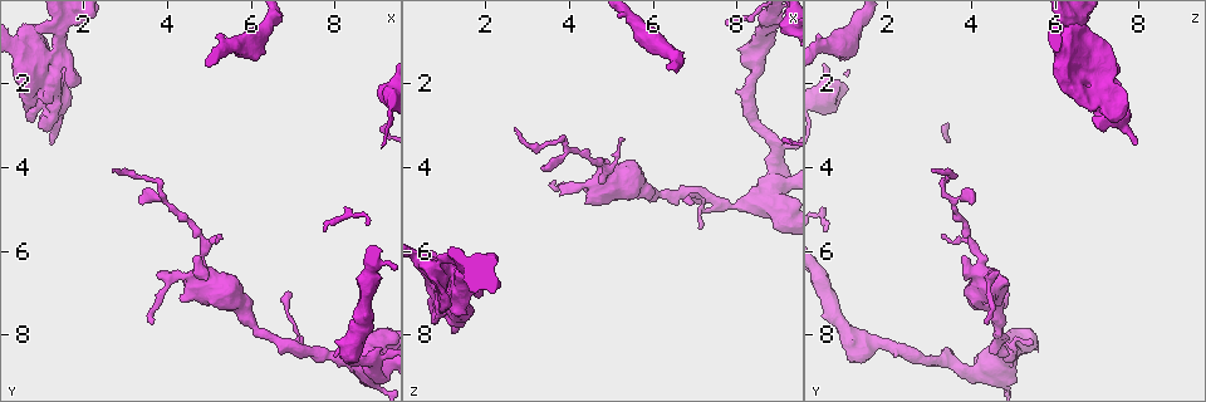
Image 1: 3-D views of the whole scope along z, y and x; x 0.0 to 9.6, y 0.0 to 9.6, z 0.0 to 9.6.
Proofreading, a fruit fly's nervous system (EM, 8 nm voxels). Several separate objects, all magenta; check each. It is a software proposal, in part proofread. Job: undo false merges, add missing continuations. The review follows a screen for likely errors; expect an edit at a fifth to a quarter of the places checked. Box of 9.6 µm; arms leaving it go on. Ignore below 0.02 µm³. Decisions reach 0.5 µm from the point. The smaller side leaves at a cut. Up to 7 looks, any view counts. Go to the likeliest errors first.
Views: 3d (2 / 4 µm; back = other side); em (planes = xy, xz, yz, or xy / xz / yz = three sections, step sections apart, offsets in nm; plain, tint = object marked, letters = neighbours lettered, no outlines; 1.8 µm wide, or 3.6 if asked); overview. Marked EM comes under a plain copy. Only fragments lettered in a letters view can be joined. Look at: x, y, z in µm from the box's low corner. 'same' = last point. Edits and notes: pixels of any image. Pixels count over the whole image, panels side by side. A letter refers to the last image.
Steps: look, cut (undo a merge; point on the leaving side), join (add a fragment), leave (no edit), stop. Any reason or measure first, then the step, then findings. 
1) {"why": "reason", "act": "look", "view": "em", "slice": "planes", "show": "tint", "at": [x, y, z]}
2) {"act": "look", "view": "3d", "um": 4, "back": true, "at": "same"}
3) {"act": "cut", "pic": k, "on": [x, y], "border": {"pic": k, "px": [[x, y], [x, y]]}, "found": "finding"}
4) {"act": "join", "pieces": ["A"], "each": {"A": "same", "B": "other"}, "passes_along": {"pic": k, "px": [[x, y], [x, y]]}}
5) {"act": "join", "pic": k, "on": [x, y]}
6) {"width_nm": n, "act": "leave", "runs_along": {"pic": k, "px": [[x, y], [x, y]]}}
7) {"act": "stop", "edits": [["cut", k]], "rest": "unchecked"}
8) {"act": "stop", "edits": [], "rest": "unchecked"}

{"why": "sharp bend", "act": "look", "view": "em", "slice": "planes", "show": "tint", "at": [9.00, 8.75, 4.30]}

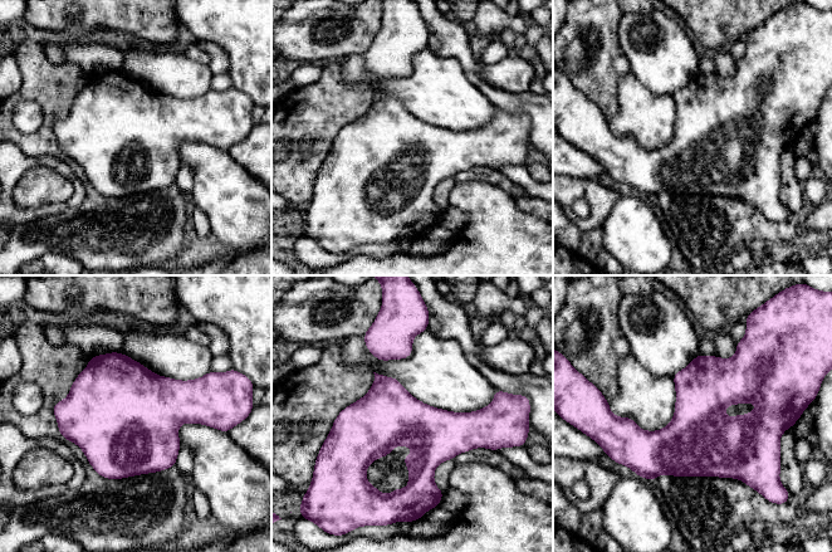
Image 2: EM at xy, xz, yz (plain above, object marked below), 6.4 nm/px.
{"act": "look", "view": "em", "slice": "planes", "show": "letters", "at": "same"}

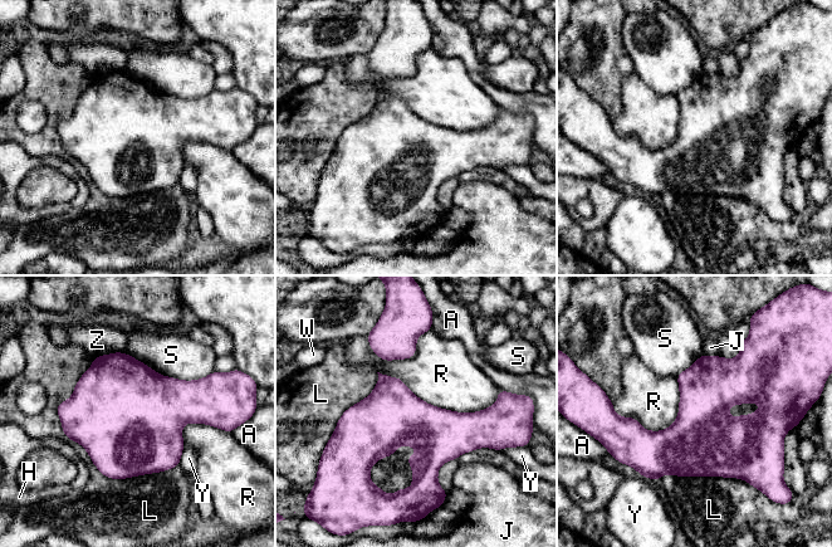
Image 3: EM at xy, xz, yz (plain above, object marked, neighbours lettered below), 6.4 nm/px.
{"width_nm": 400, "longest_contact_nm": ["R", 800], "act": "leave", "each": {"A": "other", "H": "other", "J": "other", "L": "other", "R": "other", "S": "other", "W": "other", "Y": "other", "Z": "other"}, "found": "continuous, no second cell"}

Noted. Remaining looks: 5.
{"why": "four or more arms meet", "act": "look", "view": "3d", "um": 4, "back": true, "at": [1.25, 1.35, 6.65]}

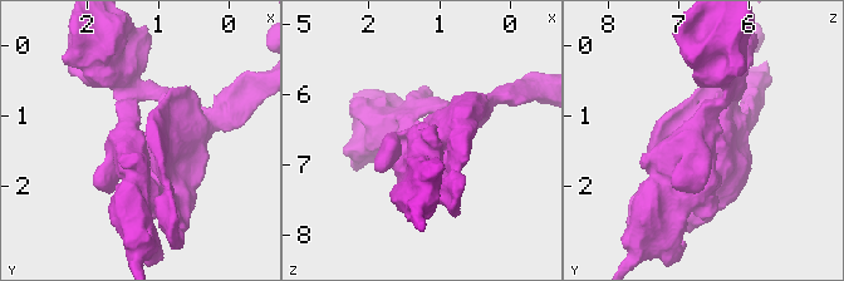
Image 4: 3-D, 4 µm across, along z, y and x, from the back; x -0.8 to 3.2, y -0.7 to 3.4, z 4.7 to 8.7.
{"act": "look", "view": "em", "um": 3.6, "slice": "planes", "show": "tint", "at": [1.20, 1.40, 6.60]}

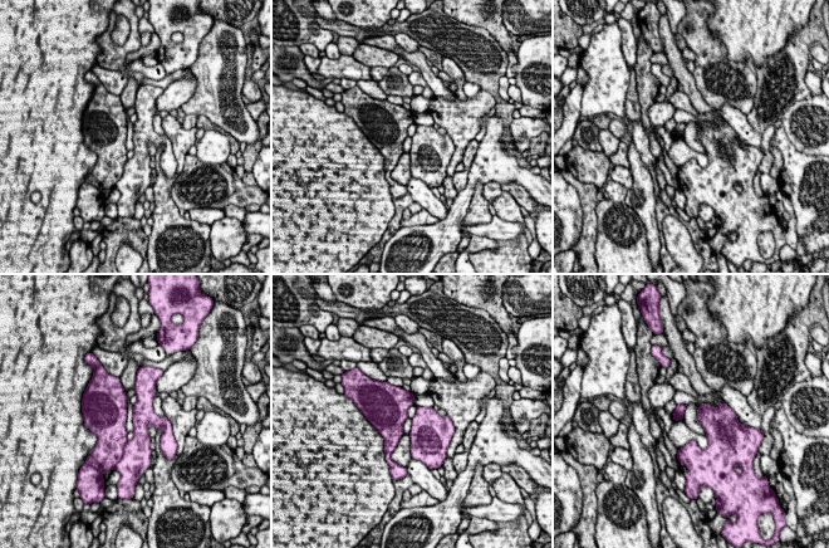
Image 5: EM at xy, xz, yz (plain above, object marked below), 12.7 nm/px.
{"why": "what lies round it", "act": "look", "view": "em", "um": 3.6, "slice": "planes", "show": "letters", "at": "same"}

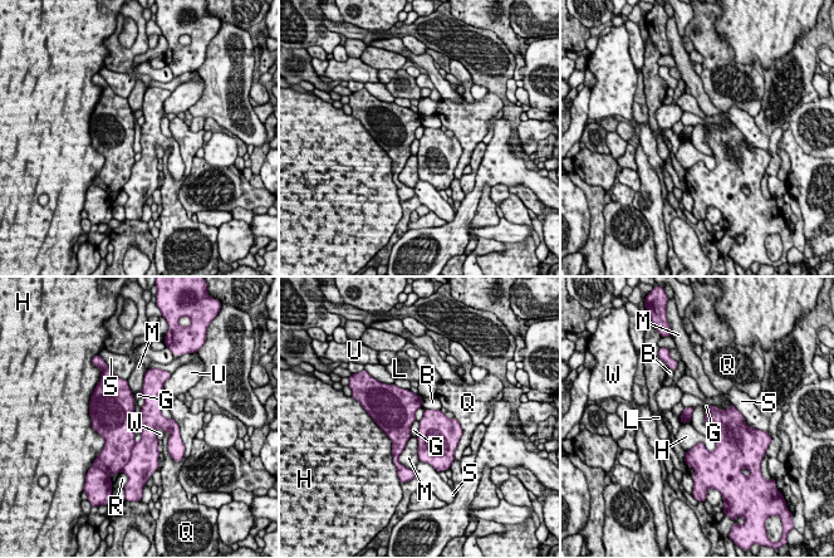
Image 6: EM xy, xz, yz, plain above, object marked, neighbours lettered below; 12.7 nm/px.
{"longest_contact_nm": ["H", 420], "act": "cut", "pic": 6, "on": [119, 437], "each": {"B": "other", "G": "other", "H": "other", "L": "other", "M": "other", "Q": "other", "R": "other", "S": "other", "U": "other", "W": "other"}, "border": {"pic": 6, "px": [[136, 444], [128, 460]]}, "found": "a second cell is stuck on"}

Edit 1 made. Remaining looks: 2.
{"why": "branch stops here", "act": "look", "view": "em", "slice": "xz", "step": 16, "show": "letters", "at": [1.30, 3.40, 7.90]}

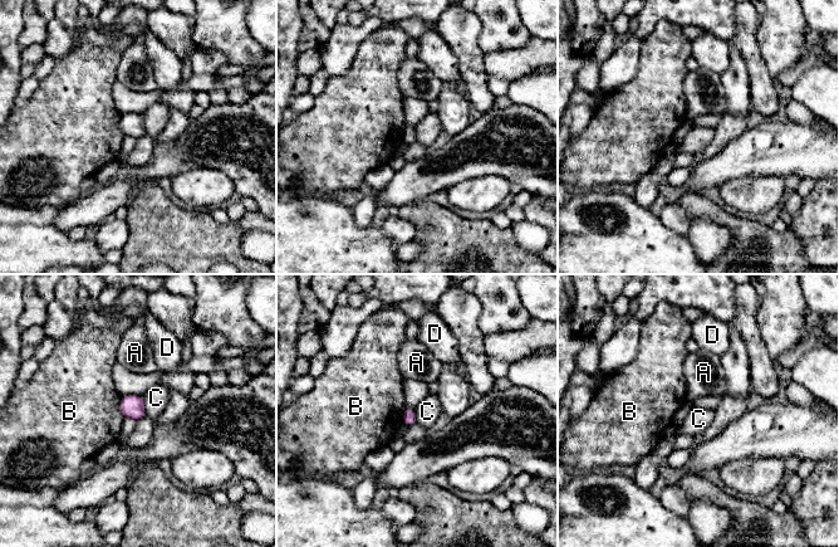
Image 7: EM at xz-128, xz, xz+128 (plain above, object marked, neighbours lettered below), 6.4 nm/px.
{"why": "cut it another way", "act": "look", "view": "em", "slice": "planes", "show": "letters", "at": "same"}

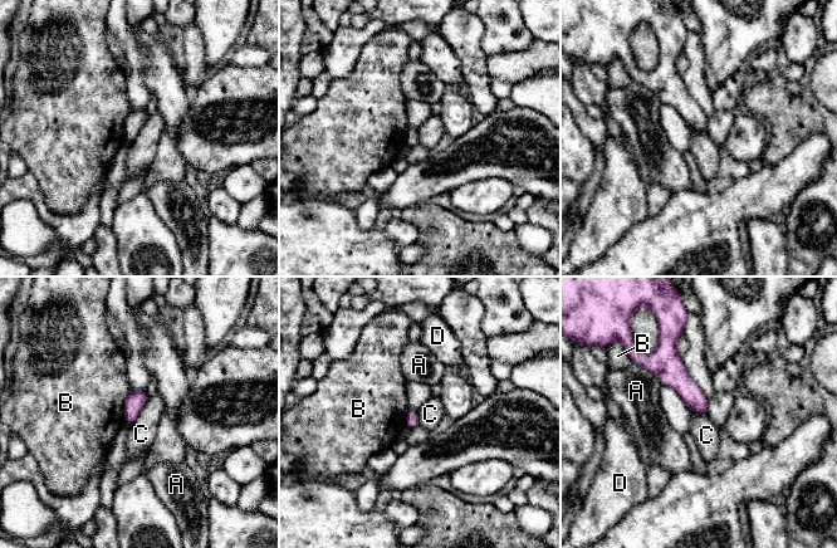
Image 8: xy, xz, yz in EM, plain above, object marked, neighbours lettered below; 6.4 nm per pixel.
{"act": "leave", "each": {"A": "other", "B": "other", "C": "other", "D": "other"}, "border": {"pic": 8, "px": [[147, 397], [137, 417], [128, 425]]}, "found": "none of them fits"}

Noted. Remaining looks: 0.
{"act": "stop", "edits": [["cut", 6]], "rest": "unchecked"}

